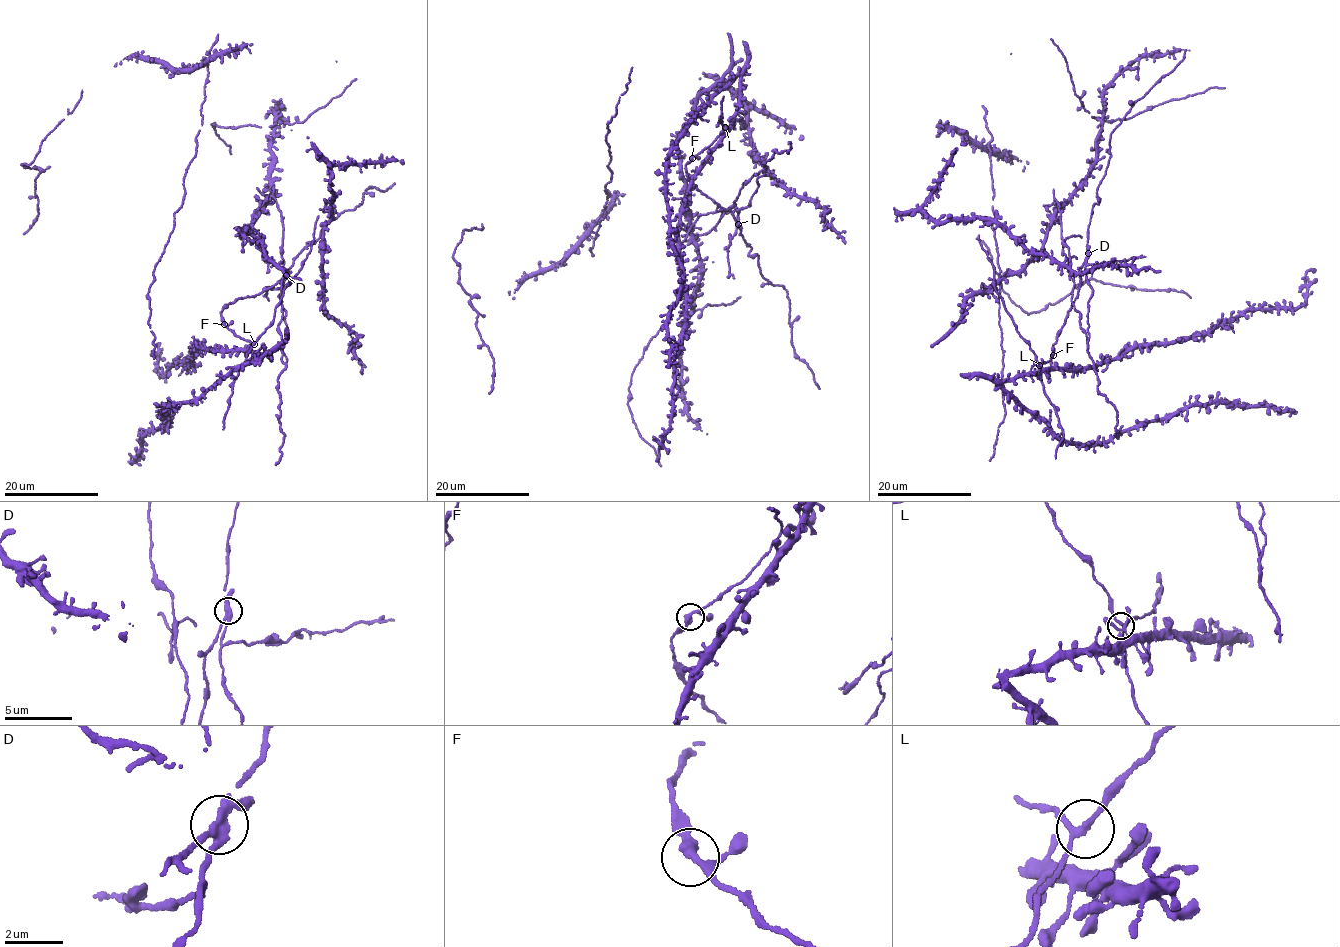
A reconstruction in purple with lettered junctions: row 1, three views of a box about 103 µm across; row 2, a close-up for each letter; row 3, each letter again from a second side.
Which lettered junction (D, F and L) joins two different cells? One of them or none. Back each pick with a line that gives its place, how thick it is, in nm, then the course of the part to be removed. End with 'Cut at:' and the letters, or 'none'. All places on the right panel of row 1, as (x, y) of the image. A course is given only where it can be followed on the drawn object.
D: (1088, 253) | 280 nm | (1088, 253), (1086, 282), (1092, 291), (1085, 331), (1071, 301), (1074, 281), (1059, 203), (1043, 205)
Cut at: D

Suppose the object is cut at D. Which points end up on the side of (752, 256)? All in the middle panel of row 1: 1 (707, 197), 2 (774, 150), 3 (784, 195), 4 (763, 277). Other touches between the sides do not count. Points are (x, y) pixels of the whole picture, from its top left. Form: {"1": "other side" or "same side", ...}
{"1": "same side", "2": "other side", "3": "same side", "4": "same side"}

